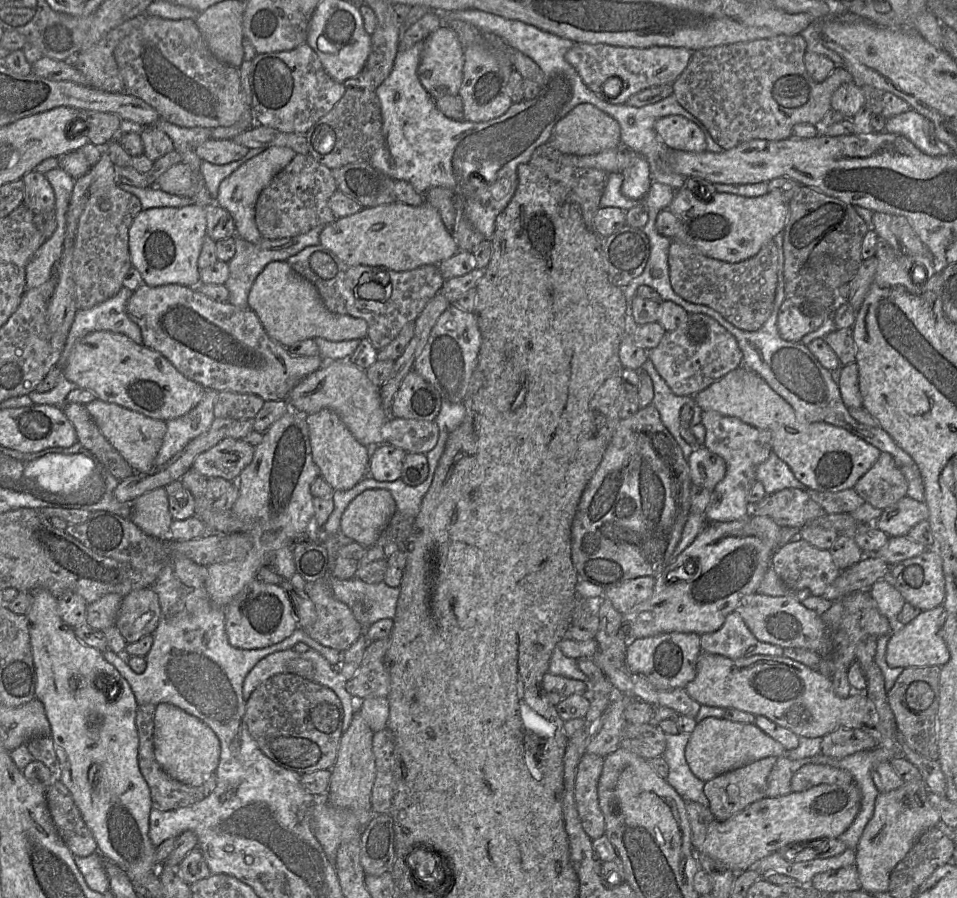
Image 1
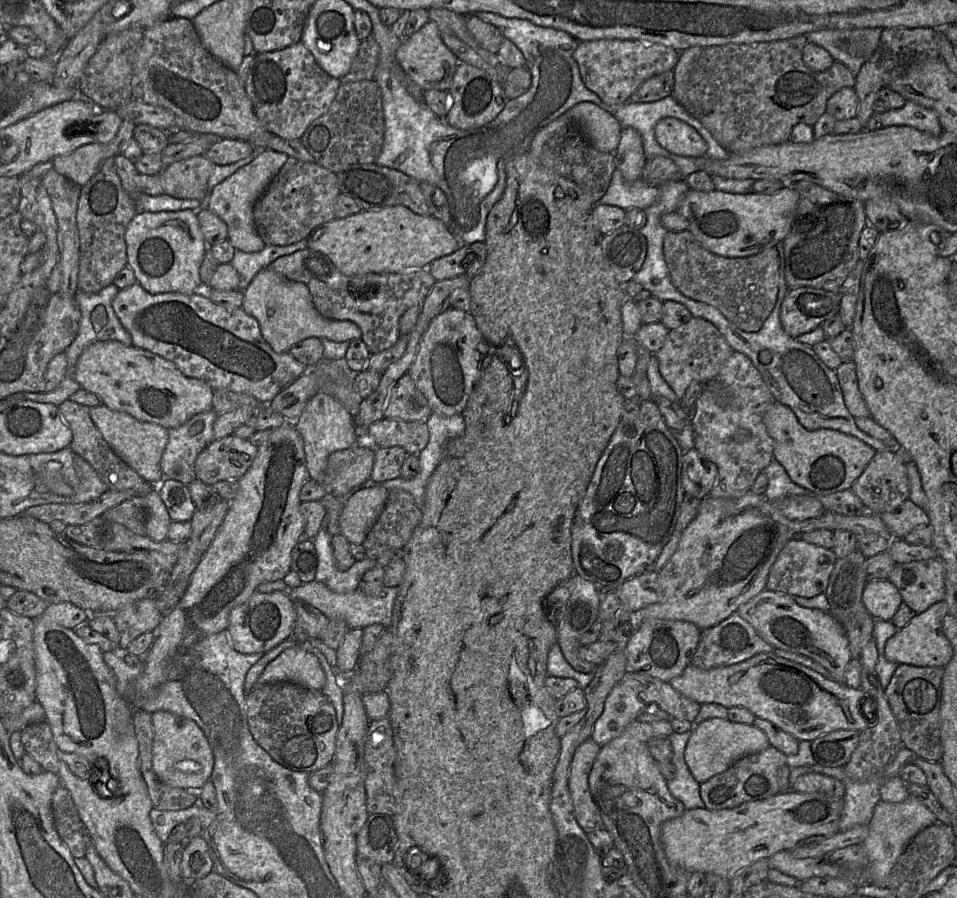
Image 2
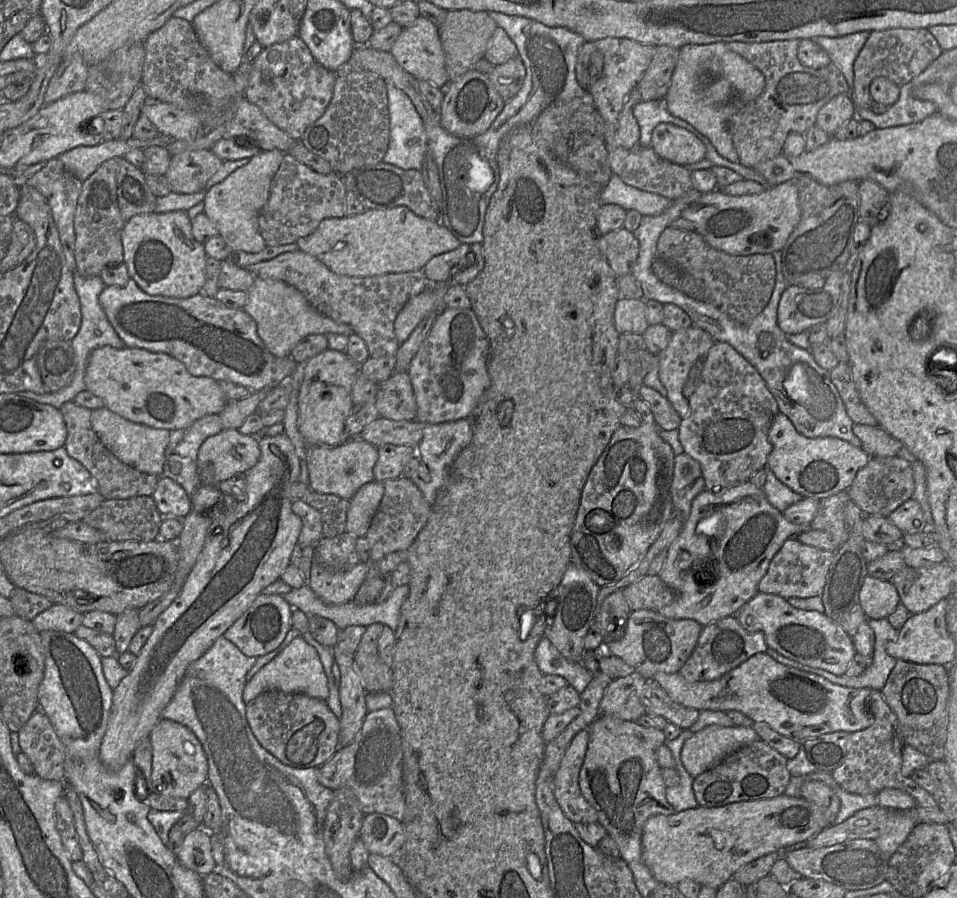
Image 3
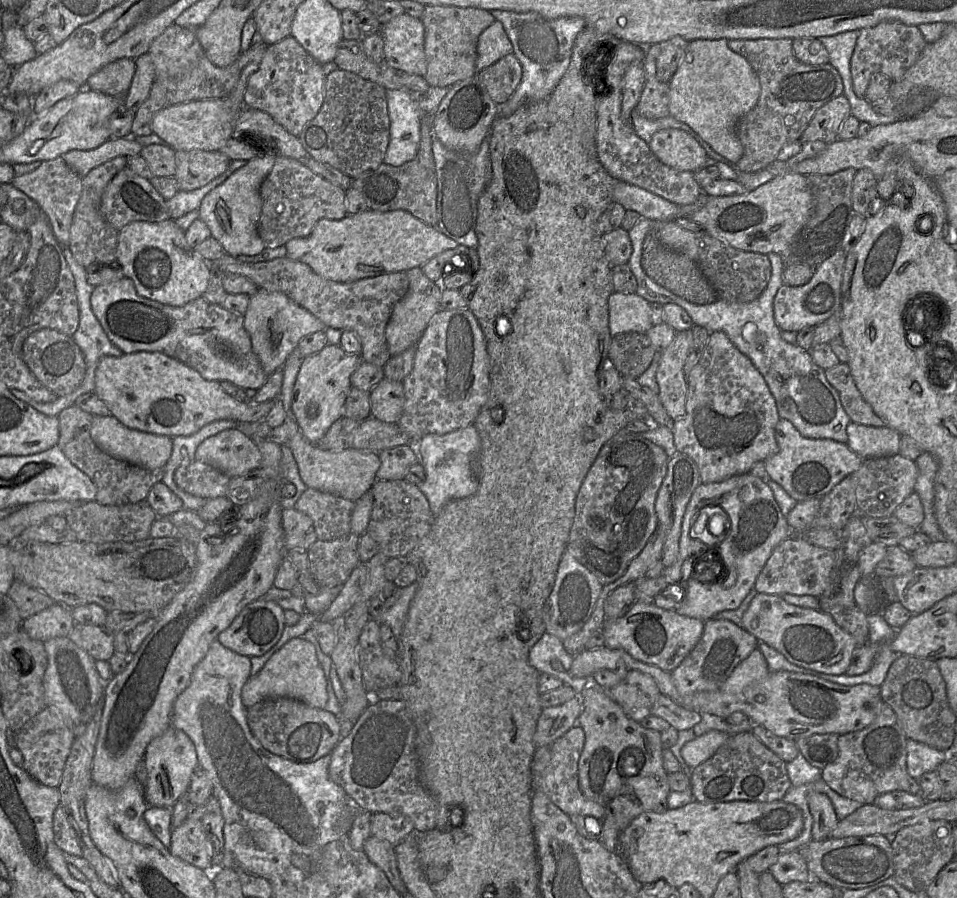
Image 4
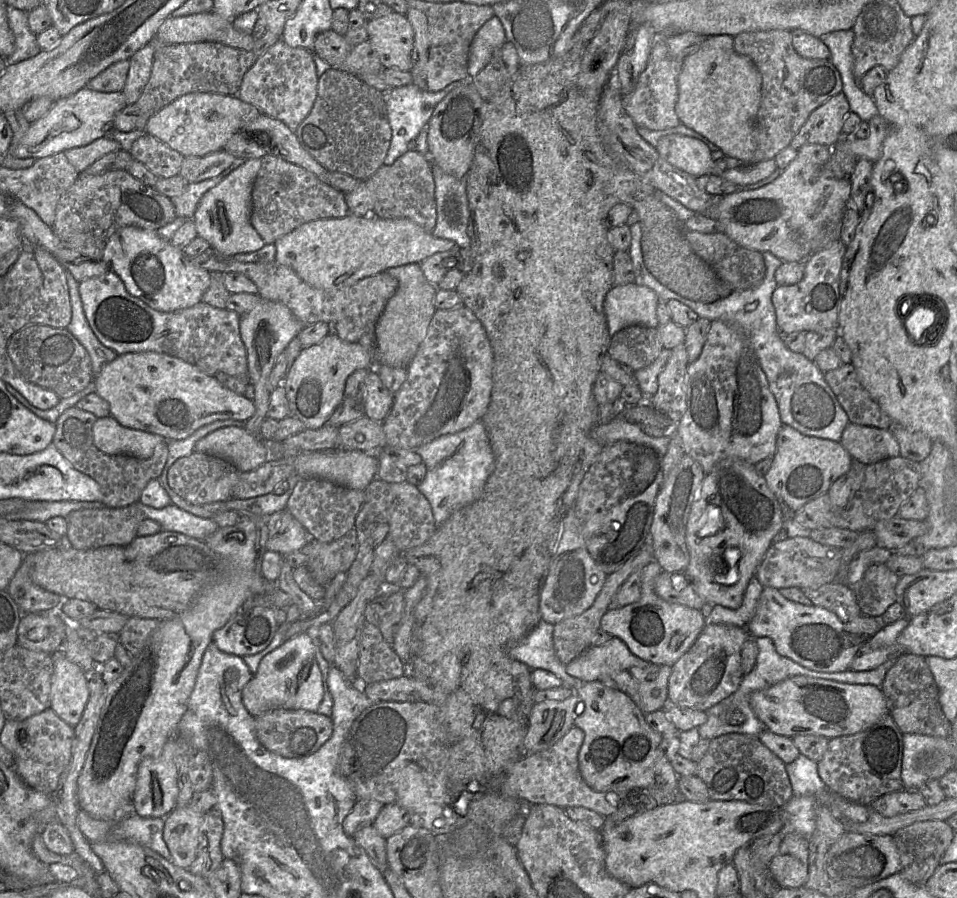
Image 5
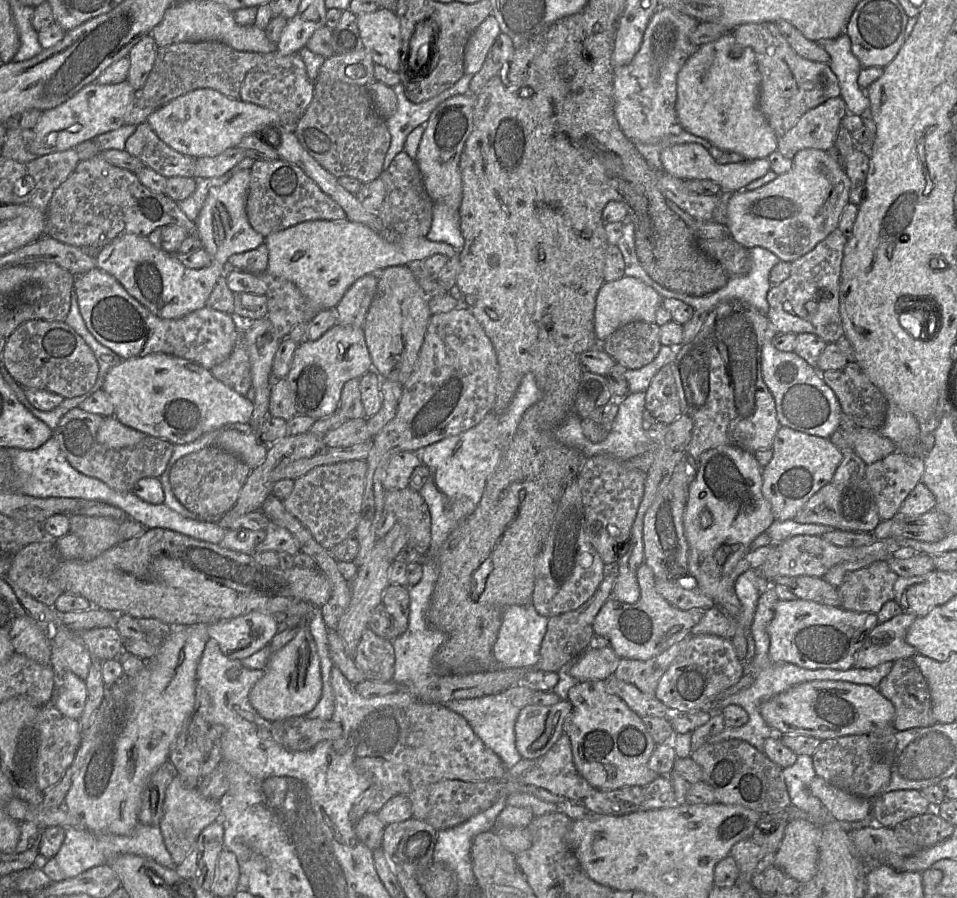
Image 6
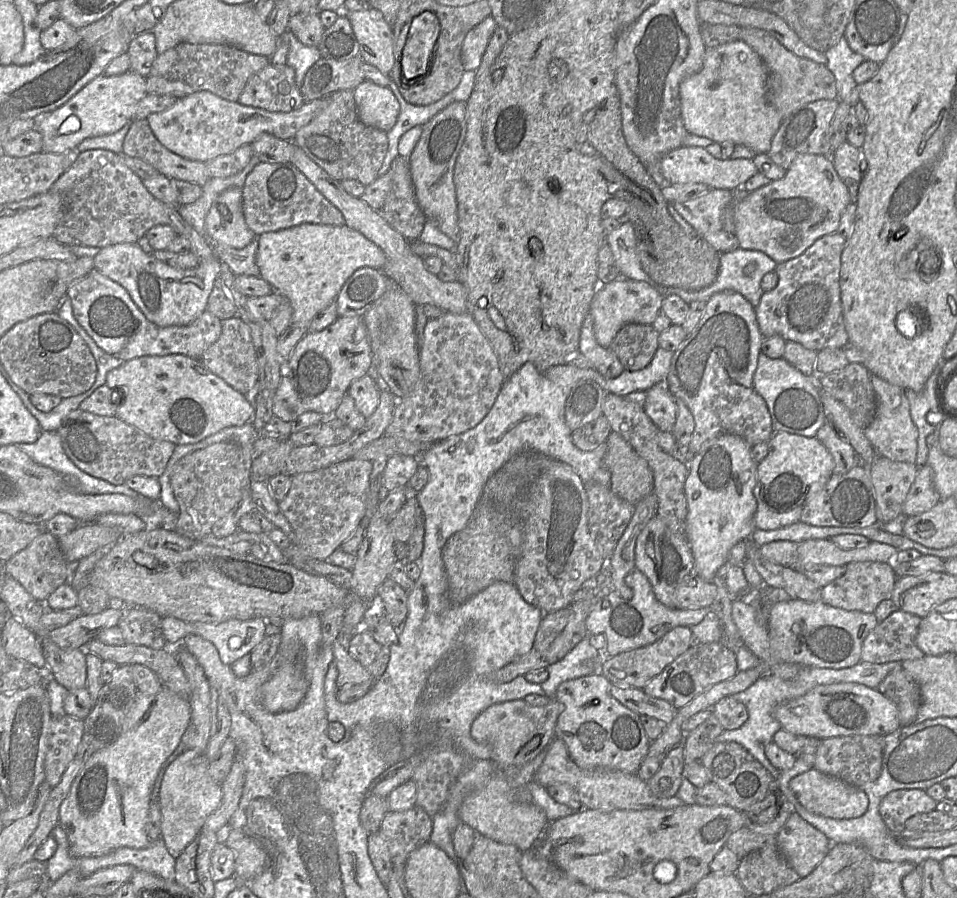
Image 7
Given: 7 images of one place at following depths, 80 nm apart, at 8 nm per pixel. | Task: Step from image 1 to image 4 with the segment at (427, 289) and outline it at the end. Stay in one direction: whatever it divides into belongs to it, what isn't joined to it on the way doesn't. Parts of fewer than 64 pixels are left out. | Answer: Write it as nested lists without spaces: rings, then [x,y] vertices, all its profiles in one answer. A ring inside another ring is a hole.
[[[224,253],[220,258],[208,261],[208,264],[217,266],[223,273],[245,276],[259,289],[285,294],[322,321],[328,328],[353,331],[362,345],[363,361],[382,367],[392,357],[385,339],[385,328],[393,307],[409,289],[409,279],[405,271],[340,283],[323,278],[307,264],[288,257],[258,263],[244,263],[238,261],[236,257]]]

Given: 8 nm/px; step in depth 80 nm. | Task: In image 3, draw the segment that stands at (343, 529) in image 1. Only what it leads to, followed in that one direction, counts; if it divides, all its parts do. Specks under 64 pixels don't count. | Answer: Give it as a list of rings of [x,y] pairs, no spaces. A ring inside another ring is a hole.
[[[372,481],[360,487],[349,500],[346,531],[357,538],[366,535],[384,494],[382,482]]]

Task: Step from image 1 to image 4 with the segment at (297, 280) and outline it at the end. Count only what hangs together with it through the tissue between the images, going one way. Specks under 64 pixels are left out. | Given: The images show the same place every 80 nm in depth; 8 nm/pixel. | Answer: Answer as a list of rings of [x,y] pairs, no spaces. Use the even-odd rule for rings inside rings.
[[[260,288],[250,296],[249,305],[244,314],[244,328],[250,336],[253,352],[269,376],[283,367],[288,356],[303,337],[318,331],[325,331],[328,327],[285,294]]]

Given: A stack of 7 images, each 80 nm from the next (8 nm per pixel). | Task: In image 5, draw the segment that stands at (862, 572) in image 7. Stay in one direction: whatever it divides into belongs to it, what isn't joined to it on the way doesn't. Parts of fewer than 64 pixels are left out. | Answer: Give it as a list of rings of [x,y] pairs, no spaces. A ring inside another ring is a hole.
[[[885,564],[870,566],[863,577],[855,584],[849,585],[853,588],[861,613],[866,616],[880,618],[887,608],[896,601],[895,586],[899,576],[893,573]]]

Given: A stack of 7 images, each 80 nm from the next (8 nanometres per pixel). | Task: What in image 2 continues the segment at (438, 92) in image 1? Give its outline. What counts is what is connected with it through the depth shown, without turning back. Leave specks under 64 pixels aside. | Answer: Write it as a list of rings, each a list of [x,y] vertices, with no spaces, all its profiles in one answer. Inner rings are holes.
[[[432,21],[409,38],[402,40],[395,52],[395,61],[423,91],[434,89],[446,92],[449,91],[459,62],[442,41],[438,27]]]

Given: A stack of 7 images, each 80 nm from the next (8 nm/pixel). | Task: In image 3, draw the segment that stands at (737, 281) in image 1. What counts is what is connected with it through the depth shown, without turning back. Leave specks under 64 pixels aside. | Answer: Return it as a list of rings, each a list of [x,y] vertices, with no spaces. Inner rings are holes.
[[[668,226],[660,234],[657,255],[689,273],[704,290],[704,302],[709,302],[732,320],[750,323],[768,304],[775,286],[776,266],[771,253],[747,256],[731,255],[711,247],[696,231]]]

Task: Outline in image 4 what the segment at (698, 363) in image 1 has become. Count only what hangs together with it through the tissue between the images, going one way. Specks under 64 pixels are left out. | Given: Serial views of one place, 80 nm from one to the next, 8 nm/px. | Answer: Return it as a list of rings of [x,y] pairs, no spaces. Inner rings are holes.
[[[691,329],[677,332],[672,343],[662,351],[656,373],[658,397],[673,421],[683,417],[686,411],[688,384],[685,362],[692,342]]]

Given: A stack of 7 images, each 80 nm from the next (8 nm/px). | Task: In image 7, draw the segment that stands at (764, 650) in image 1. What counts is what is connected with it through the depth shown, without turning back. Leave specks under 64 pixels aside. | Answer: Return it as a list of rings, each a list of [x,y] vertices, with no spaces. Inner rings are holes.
[[[721,642],[694,643],[645,687],[644,692],[662,699],[679,710],[713,685],[729,680],[738,673],[736,654]]]

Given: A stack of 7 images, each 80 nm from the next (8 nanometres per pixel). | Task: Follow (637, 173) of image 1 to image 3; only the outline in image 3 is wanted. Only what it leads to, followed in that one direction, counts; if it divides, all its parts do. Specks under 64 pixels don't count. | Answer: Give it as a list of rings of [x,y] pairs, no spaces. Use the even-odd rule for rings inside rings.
[[[635,87],[625,100],[618,120],[615,141],[626,149],[632,149],[640,145],[640,129],[633,115],[633,107],[641,101],[640,93]]]

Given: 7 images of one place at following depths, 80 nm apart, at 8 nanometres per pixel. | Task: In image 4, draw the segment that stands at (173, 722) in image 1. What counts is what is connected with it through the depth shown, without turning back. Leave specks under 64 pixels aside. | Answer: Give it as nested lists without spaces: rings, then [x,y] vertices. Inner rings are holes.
[[[170,726],[162,735],[153,739],[145,752],[143,762],[147,771],[147,781],[144,786],[144,798],[149,806],[172,808],[189,789],[191,777],[199,767],[195,745],[182,730]]]

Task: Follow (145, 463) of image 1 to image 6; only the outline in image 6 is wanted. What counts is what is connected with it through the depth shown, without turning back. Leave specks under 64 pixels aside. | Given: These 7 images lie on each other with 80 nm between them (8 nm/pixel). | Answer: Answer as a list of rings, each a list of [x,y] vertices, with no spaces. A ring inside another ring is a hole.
[[[114,416],[106,417],[97,431],[98,442],[112,449],[132,447],[145,436],[147,435],[122,424]]]

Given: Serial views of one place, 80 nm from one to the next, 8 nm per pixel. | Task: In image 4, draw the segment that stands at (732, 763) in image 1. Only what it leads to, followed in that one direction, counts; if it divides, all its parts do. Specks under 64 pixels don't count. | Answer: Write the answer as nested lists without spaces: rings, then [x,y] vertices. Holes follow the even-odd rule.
[[[711,730],[697,736],[682,747],[683,759],[691,769],[694,769],[712,757],[729,736],[729,734],[718,730]]]

